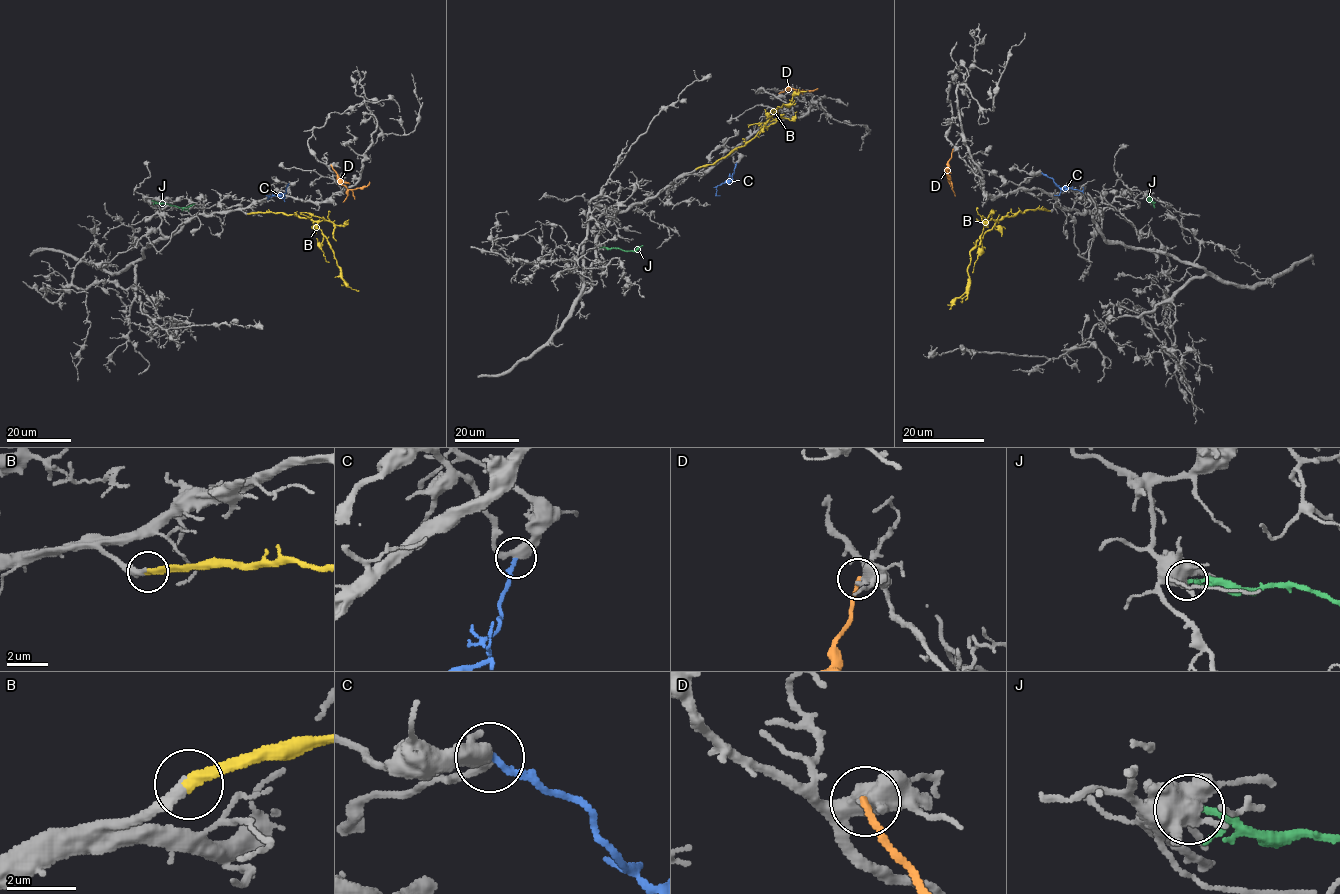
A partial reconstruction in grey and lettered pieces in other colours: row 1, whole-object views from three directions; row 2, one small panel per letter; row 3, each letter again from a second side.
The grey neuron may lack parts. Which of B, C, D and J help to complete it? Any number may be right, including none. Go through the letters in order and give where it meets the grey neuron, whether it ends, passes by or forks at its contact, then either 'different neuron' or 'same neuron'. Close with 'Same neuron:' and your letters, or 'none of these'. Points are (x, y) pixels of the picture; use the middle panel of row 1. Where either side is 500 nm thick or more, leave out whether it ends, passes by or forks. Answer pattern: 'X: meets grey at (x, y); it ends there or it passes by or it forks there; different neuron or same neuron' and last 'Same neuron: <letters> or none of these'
B: meets grey at (696, 169); it ends there; same neuron
C: meets grey at (736, 163); it ends there; same neuron
D: meets grey at (779, 93); different neuron
J: meets grey at (600, 247); different neuron
Same neuron: B, C

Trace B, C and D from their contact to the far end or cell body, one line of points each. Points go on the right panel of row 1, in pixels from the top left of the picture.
B: (1049, 211), (1020, 211), (998, 220), (970, 252), (966, 291), (956, 298), (950, 309)
C: (1041, 173), (1060, 188), (1082, 191), (1083, 187)
D: (953, 149), (945, 173), (949, 180), (946, 170)

